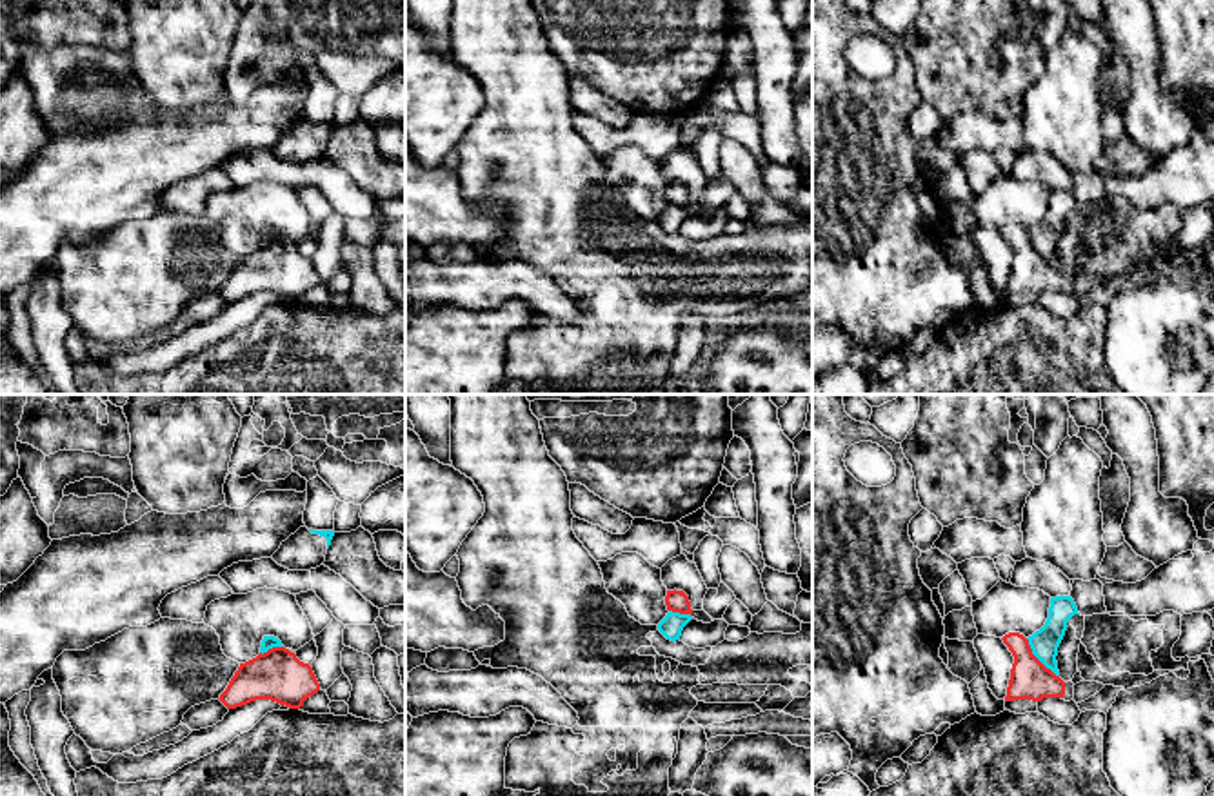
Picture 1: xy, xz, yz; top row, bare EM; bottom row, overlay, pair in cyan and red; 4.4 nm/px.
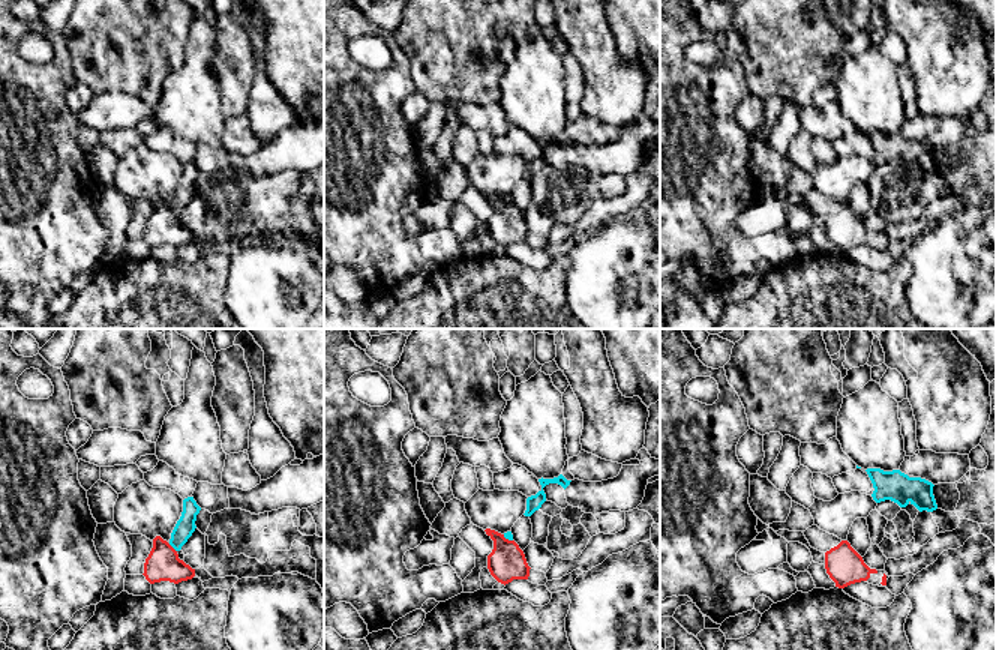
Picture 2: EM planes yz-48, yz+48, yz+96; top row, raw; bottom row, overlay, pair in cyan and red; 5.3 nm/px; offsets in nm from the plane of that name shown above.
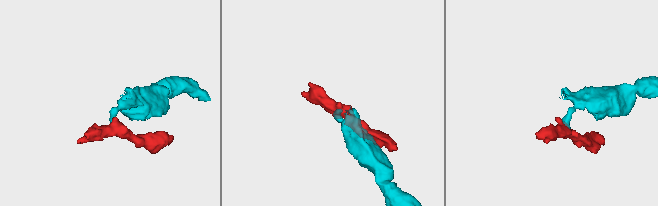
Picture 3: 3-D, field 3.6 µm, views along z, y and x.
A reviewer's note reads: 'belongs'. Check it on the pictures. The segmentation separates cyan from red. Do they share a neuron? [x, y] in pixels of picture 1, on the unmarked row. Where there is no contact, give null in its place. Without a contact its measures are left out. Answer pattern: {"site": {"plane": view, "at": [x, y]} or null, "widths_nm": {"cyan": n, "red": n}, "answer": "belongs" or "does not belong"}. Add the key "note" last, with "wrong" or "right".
{"site": {"plane": "yz", "at": [1038, 251]}, "widths_nm": {"cyan": 120, "red": 180}, "answer": "does not belong", "note": "wrong"}

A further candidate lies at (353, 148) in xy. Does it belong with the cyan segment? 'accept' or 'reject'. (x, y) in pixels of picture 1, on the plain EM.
reject

